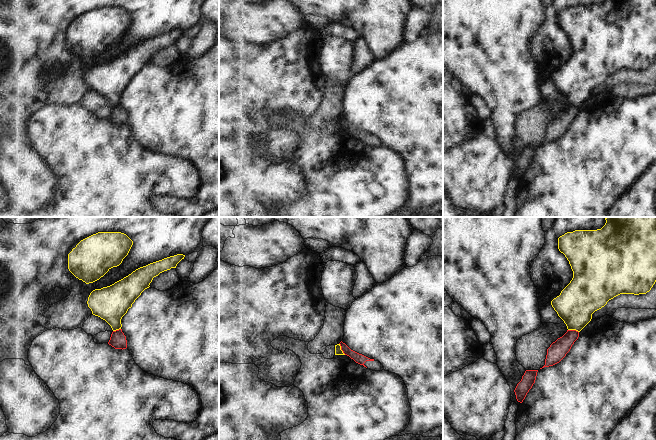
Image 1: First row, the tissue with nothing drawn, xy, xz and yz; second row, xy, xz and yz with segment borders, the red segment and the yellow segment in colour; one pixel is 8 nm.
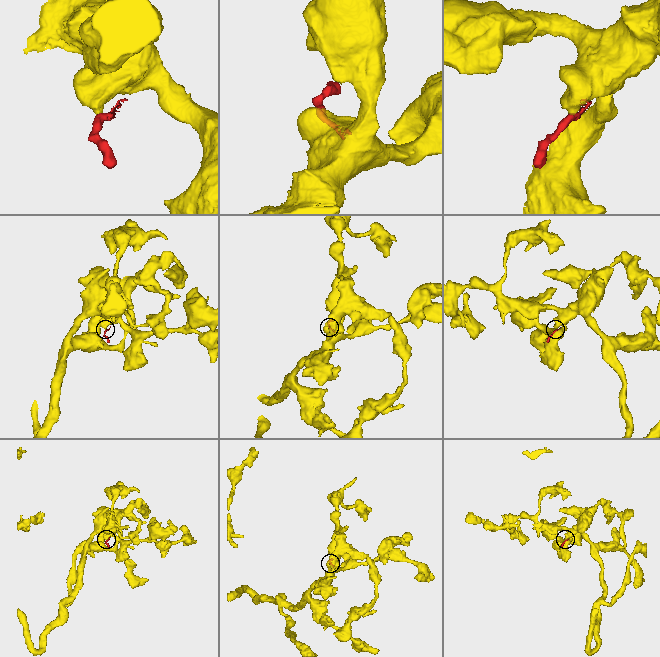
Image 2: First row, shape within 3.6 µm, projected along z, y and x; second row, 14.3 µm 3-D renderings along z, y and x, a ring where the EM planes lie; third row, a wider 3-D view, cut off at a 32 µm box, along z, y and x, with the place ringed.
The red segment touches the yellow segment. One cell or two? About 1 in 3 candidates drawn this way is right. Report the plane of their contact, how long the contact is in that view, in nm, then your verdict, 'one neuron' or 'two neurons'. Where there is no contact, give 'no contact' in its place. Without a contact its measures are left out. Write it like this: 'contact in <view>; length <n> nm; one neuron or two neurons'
contact in xz; length 110 nm; two neurons

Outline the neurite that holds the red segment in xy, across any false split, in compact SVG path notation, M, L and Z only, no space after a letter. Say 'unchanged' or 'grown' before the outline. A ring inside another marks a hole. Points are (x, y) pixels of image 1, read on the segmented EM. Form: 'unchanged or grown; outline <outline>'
unchanged; outline M122 329L113 331L108 342L109 345L114 347L115 349L126 349L127 348L127 340L126 336L122 332Z

